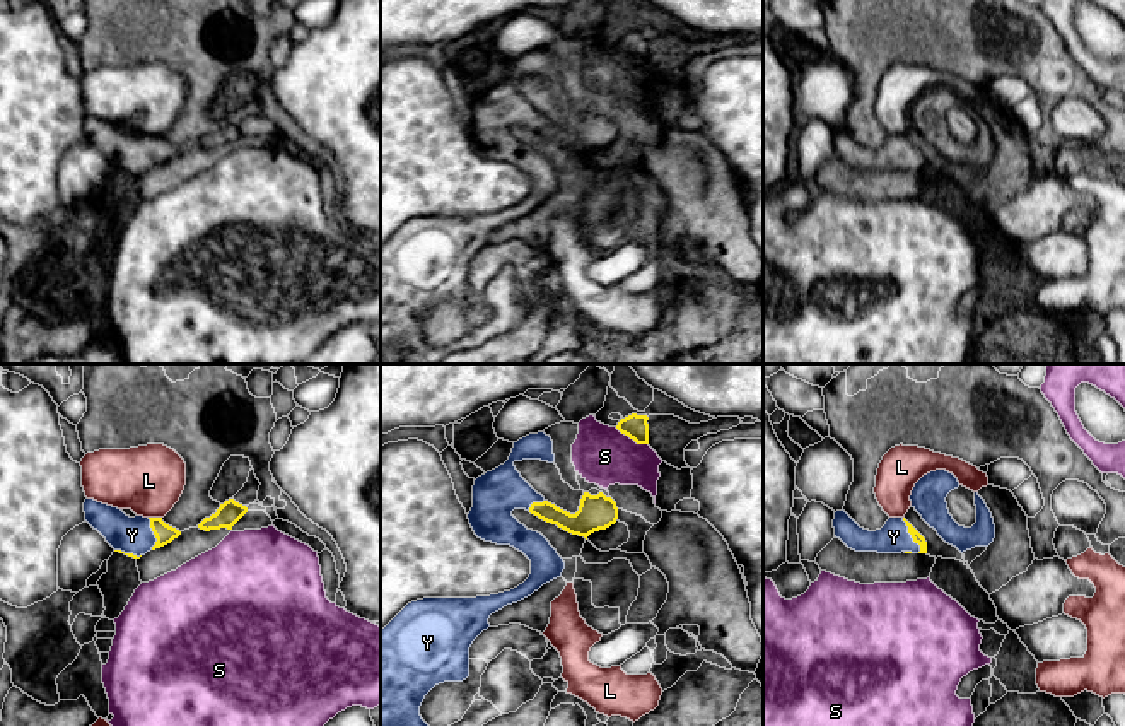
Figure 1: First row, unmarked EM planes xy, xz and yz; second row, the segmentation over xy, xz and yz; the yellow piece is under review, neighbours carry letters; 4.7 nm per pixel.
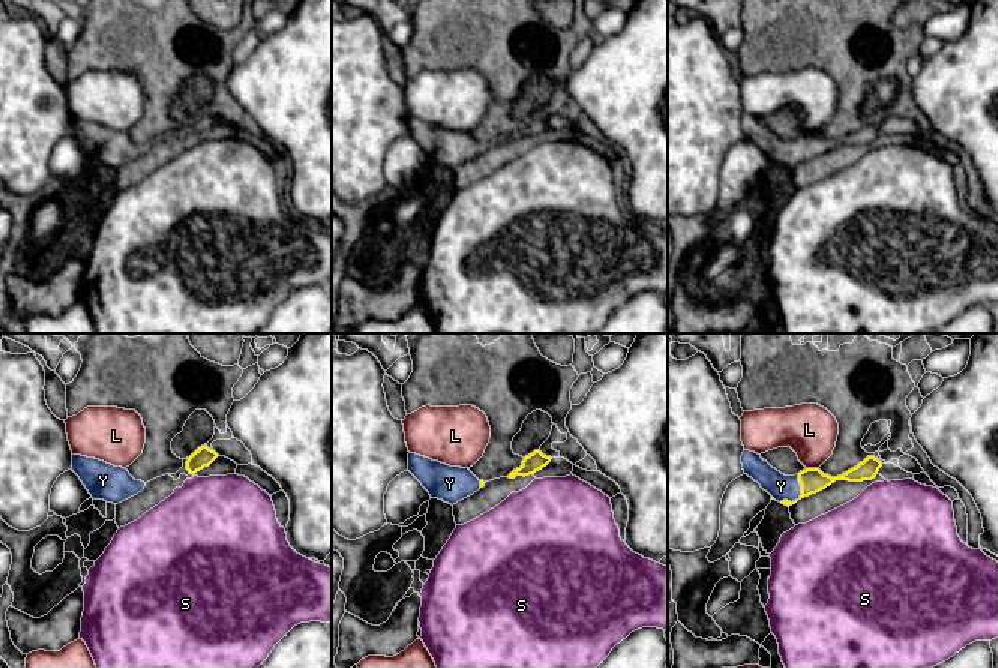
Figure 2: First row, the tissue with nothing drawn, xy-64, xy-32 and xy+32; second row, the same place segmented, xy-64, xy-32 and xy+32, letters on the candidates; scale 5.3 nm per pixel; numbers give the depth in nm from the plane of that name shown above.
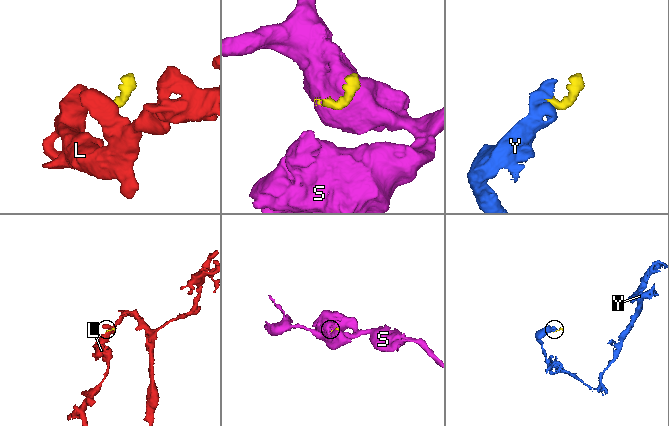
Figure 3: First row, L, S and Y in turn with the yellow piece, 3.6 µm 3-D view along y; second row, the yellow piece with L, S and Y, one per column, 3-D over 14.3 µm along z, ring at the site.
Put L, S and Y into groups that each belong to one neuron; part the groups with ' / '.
L / S / Y

